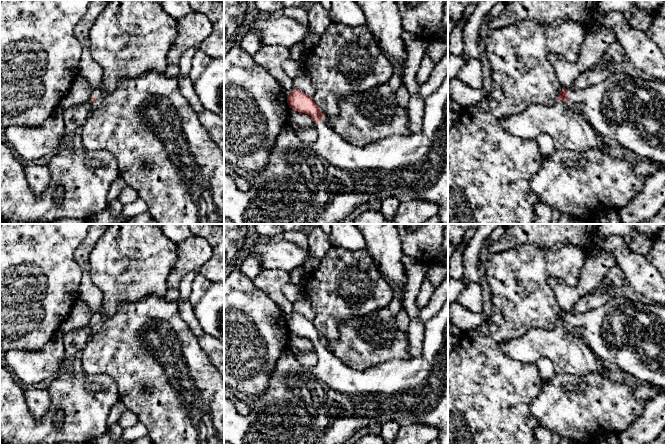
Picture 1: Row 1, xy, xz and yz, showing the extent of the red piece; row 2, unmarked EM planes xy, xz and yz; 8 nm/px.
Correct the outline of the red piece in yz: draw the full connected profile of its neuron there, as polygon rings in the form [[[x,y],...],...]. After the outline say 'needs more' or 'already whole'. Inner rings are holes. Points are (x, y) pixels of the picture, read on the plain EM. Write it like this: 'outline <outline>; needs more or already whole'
outline [[[614,297],[582,314],[563,311],[557,324],[580,326],[583,341],[604,363],[614,364],[641,383],[665,391],[665,306]]]; needs more

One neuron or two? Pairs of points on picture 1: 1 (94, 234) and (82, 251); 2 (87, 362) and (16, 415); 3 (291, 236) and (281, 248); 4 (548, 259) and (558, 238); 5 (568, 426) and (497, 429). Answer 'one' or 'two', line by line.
1: one
2: two
3: two
4: two
5: two

